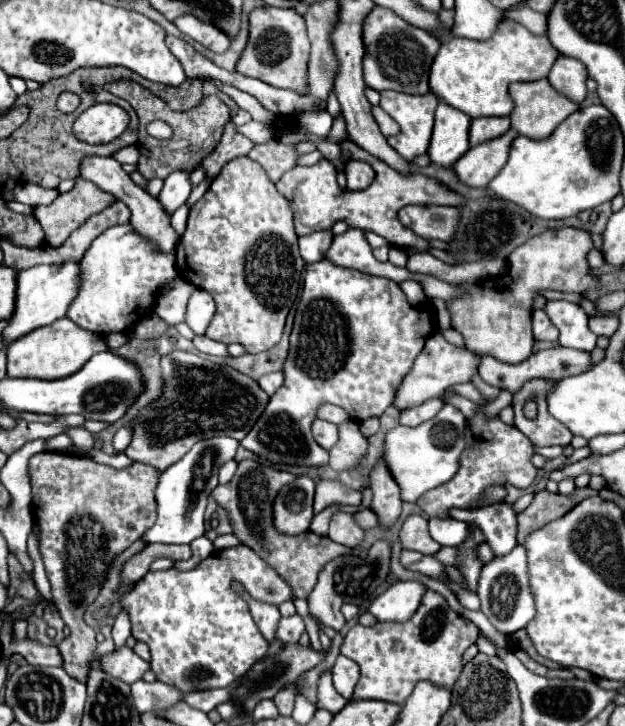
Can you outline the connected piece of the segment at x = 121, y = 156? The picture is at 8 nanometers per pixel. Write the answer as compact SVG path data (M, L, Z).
M137 145L127 146L117 151L113 158L115 158L121 165L134 164L136 165L139 160L140 152L136 147Z

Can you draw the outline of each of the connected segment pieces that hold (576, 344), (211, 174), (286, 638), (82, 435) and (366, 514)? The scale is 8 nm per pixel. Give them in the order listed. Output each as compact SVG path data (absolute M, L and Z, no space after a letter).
M547 302L543 310L549 320L557 326L561 346L585 352L591 352L595 348L597 336L589 330L589 316L583 312L581 306L571 302Z
M227 124L221 142L219 142L217 148L203 160L203 168L207 170L207 178L215 178L215 176L221 172L221 168L223 168L227 162L231 162L233 158L247 156L253 146L255 146L255 144L253 144L251 140L247 140L247 138L243 138L241 134L235 132L235 126L233 126L233 124Z
M289 616L289 618L281 618L275 630L275 640L283 642L283 644L291 644L291 642L299 642L301 632L305 630L305 624L301 620L301 616Z
M69 428L65 433L70 436L73 444L80 449L90 449L95 443L92 433L84 428Z
M365 508L361 514L355 514L353 518L355 518L355 522L357 522L363 530L369 530L369 528L373 528L373 526L377 524L377 516L375 516L369 508Z

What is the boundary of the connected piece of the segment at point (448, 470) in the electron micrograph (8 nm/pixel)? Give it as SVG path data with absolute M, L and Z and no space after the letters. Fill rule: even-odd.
M443 406L433 420L417 428L397 426L387 432L381 460L385 458L385 464L393 480L399 484L401 498L405 502L415 502L421 494L445 484L449 476L457 472L459 456L465 446L465 422L465 416L455 406Z

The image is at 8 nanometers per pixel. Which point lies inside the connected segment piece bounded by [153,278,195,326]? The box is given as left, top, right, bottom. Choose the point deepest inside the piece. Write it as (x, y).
(170, 306)

